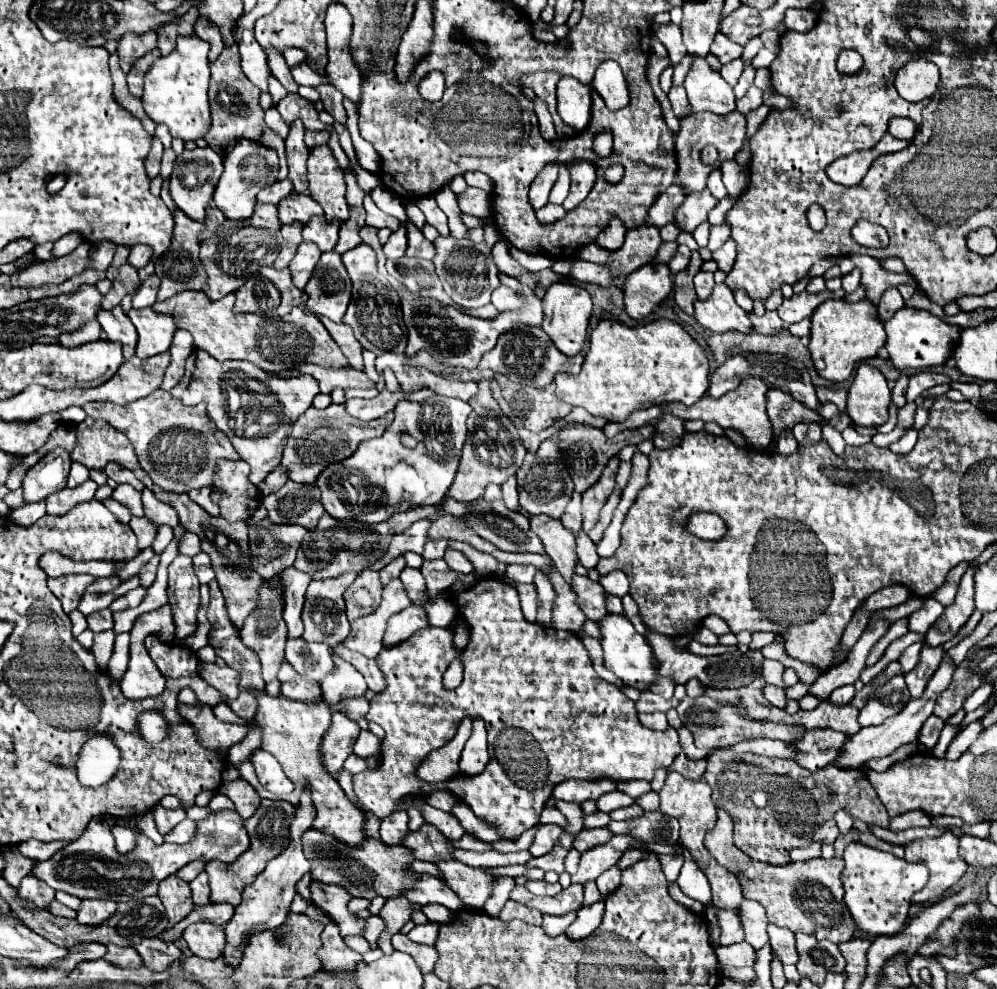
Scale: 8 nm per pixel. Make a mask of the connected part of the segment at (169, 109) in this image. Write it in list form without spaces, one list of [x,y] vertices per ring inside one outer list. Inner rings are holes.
[[[196,35],[178,37],[176,49],[168,57],[160,57],[144,79],[144,111],[154,123],[164,123],[170,129],[170,135],[182,141],[202,139],[212,127],[210,103],[208,103],[208,85],[210,85],[210,63],[208,63],[210,45]]]

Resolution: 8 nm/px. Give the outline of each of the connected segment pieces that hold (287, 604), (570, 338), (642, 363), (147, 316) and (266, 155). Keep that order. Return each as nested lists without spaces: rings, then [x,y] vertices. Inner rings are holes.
[[[288,567],[278,575],[278,579],[282,581],[282,603],[284,603],[282,617],[288,627],[288,639],[302,637],[304,627],[302,627],[300,611],[302,611],[306,587],[310,583],[310,575],[300,573],[294,567]]]
[[[554,283],[546,291],[546,299],[542,299],[544,307],[544,321],[542,329],[550,335],[552,343],[564,353],[564,355],[578,355],[584,347],[586,331],[588,331],[588,319],[592,315],[592,299],[590,293],[584,287],[578,287],[574,283]]]
[[[656,319],[640,327],[626,327],[618,321],[600,321],[596,329],[590,333],[590,349],[586,353],[582,371],[578,375],[558,373],[554,377],[556,395],[570,403],[584,407],[588,413],[596,417],[604,417],[606,421],[622,423],[628,415],[640,407],[648,407],[656,401],[680,401],[684,405],[694,405],[708,391],[708,357],[702,347],[674,321]]]
[[[132,309],[128,313],[130,321],[138,329],[136,355],[140,359],[168,351],[172,335],[176,333],[176,319],[172,315],[156,313],[154,309]]]
[[[238,139],[234,151],[224,157],[224,173],[218,181],[214,203],[226,215],[226,219],[248,219],[254,215],[258,193],[278,181],[278,155],[274,149],[262,147],[260,143],[250,143],[250,139]]]

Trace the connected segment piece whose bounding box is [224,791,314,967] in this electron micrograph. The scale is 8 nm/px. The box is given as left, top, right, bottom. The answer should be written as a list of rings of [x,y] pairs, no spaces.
[[[304,791],[302,793],[302,799],[300,799],[300,805],[296,807],[296,819],[294,819],[294,827],[290,827],[290,847],[278,855],[276,859],[272,859],[266,869],[258,875],[258,879],[255,880],[252,885],[244,887],[244,893],[242,893],[242,903],[236,907],[234,911],[234,917],[230,919],[230,923],[224,927],[224,933],[226,933],[226,949],[224,949],[224,959],[226,963],[230,965],[238,965],[240,959],[242,959],[242,951],[246,949],[246,943],[248,943],[248,935],[256,933],[256,931],[266,931],[274,927],[281,925],[290,910],[292,899],[294,899],[294,893],[296,893],[296,881],[310,871],[310,863],[308,859],[304,857],[304,851],[302,851],[302,833],[310,829],[312,825],[312,819],[314,819],[314,807],[310,803],[310,793]]]

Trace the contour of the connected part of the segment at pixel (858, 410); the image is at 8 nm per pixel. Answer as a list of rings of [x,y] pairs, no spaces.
[[[862,363],[848,389],[846,413],[858,427],[880,427],[888,421],[890,389],[884,375]]]

